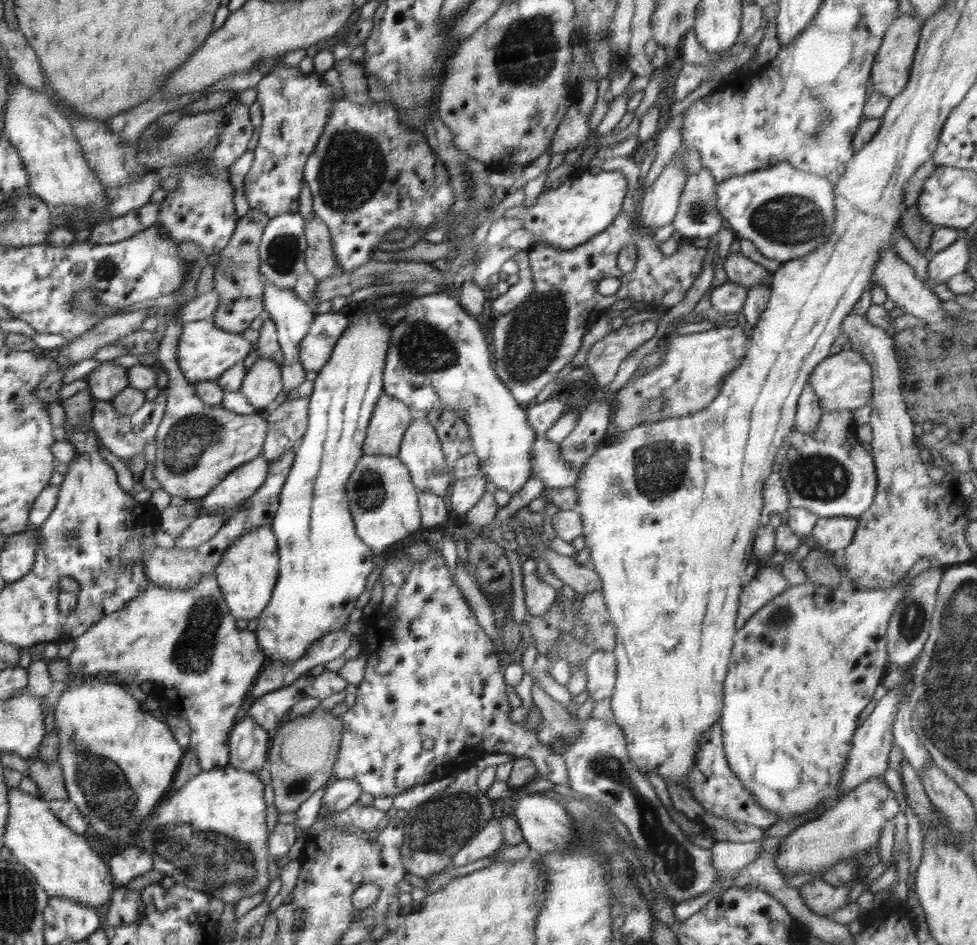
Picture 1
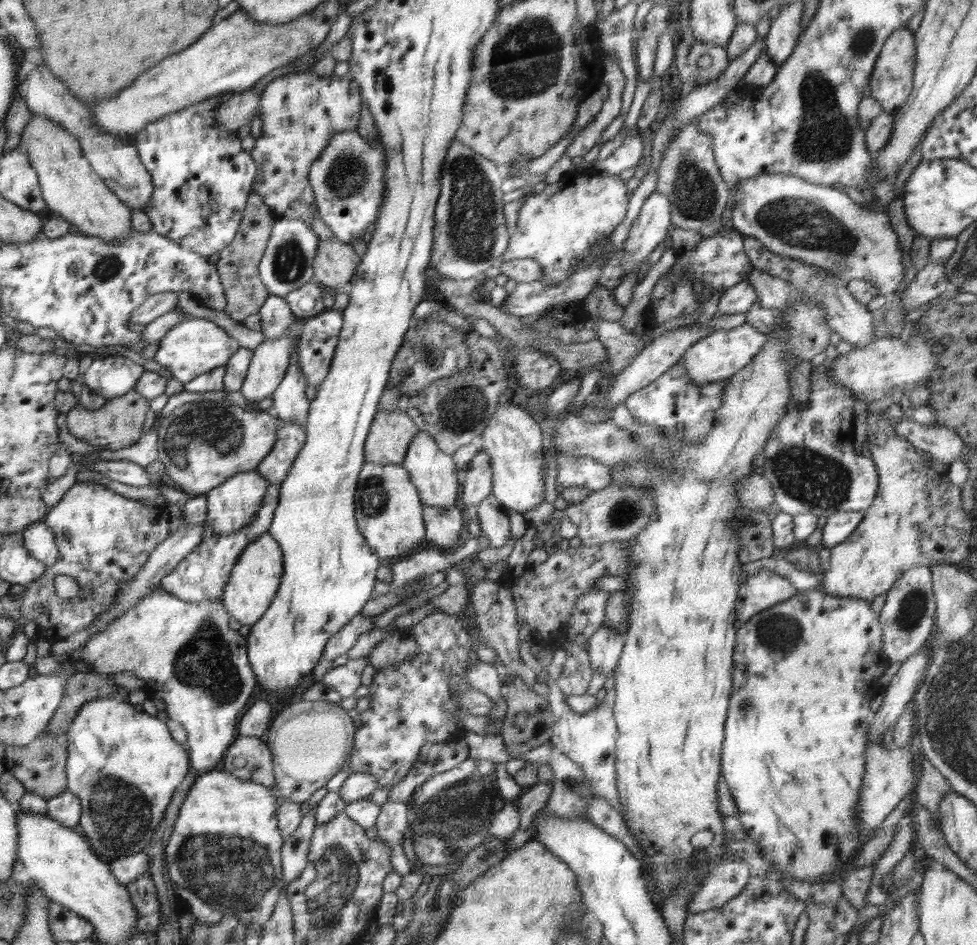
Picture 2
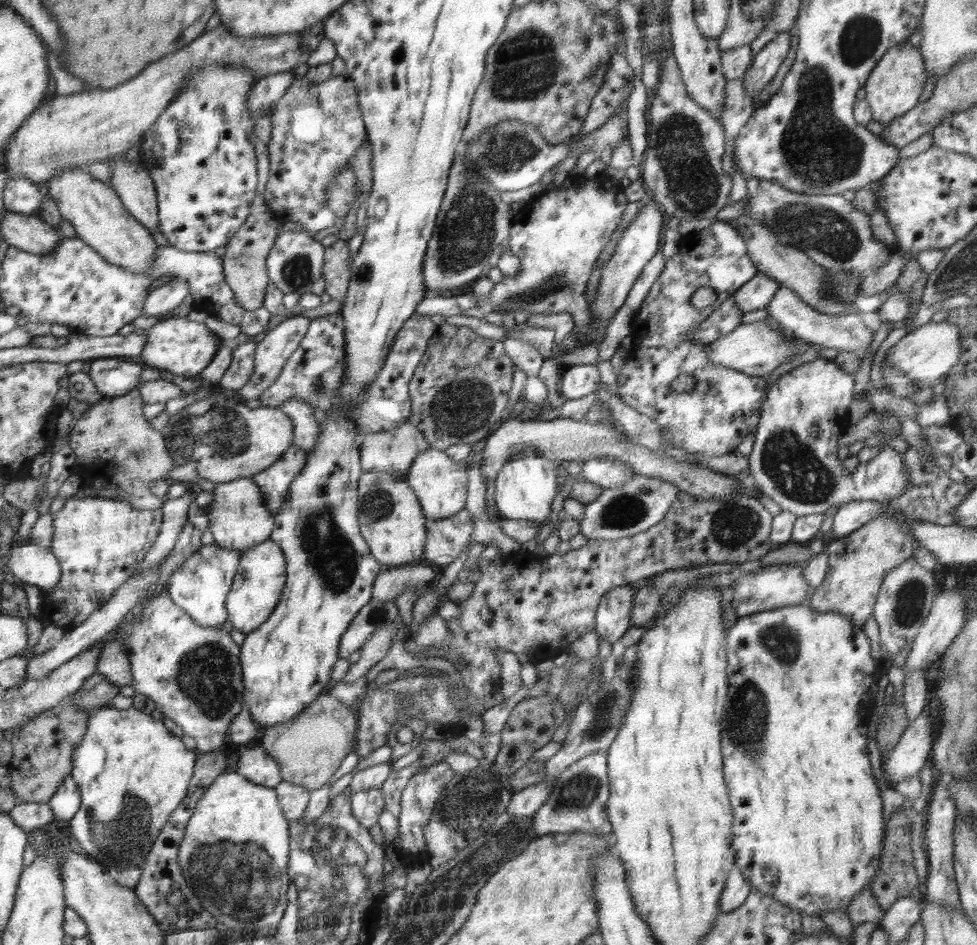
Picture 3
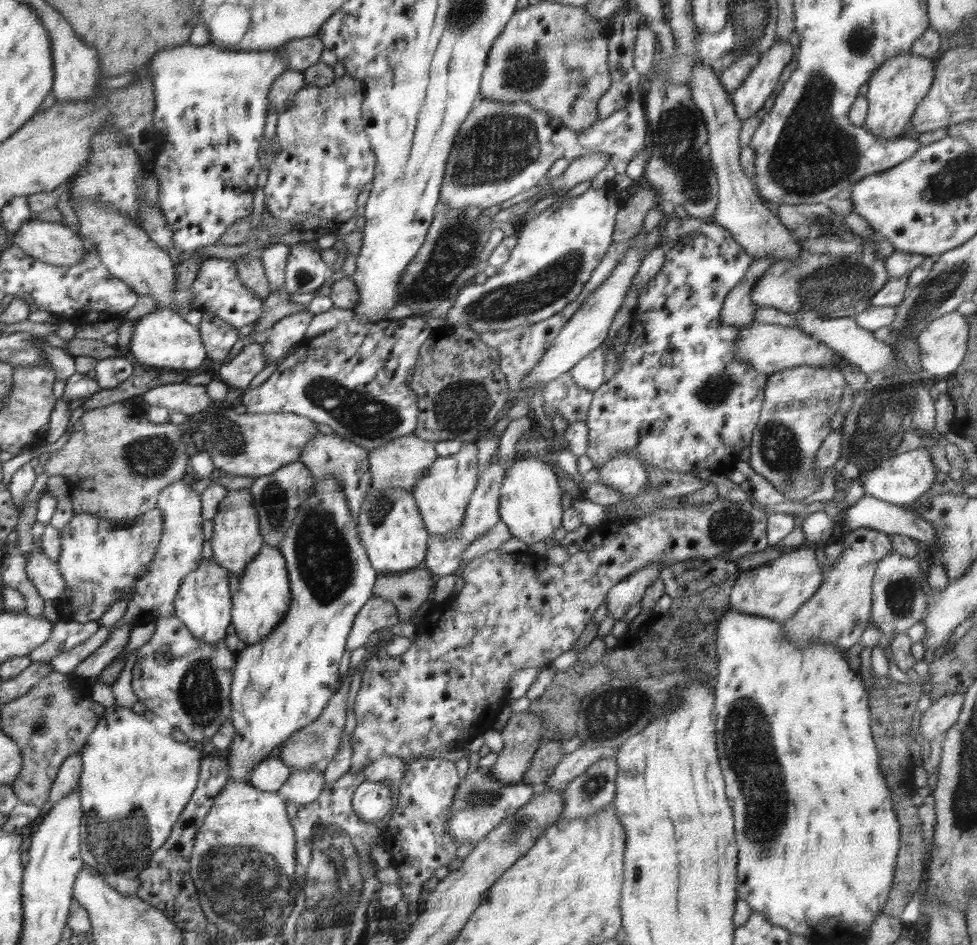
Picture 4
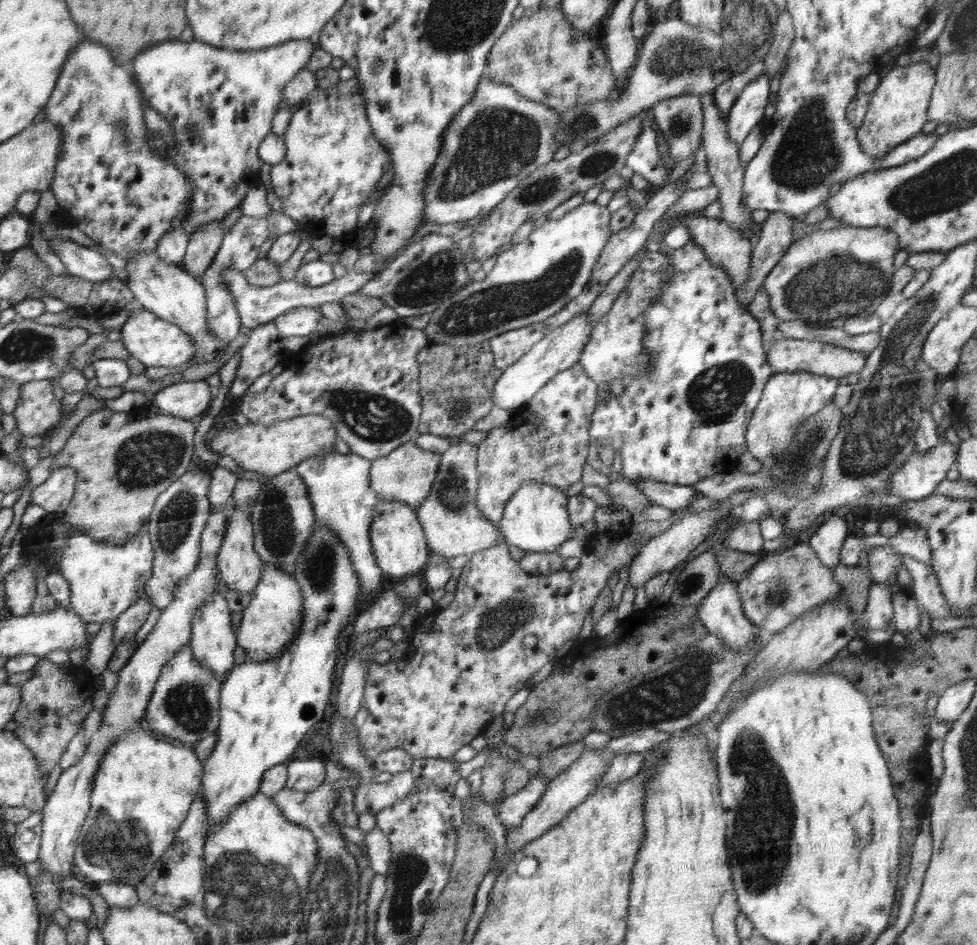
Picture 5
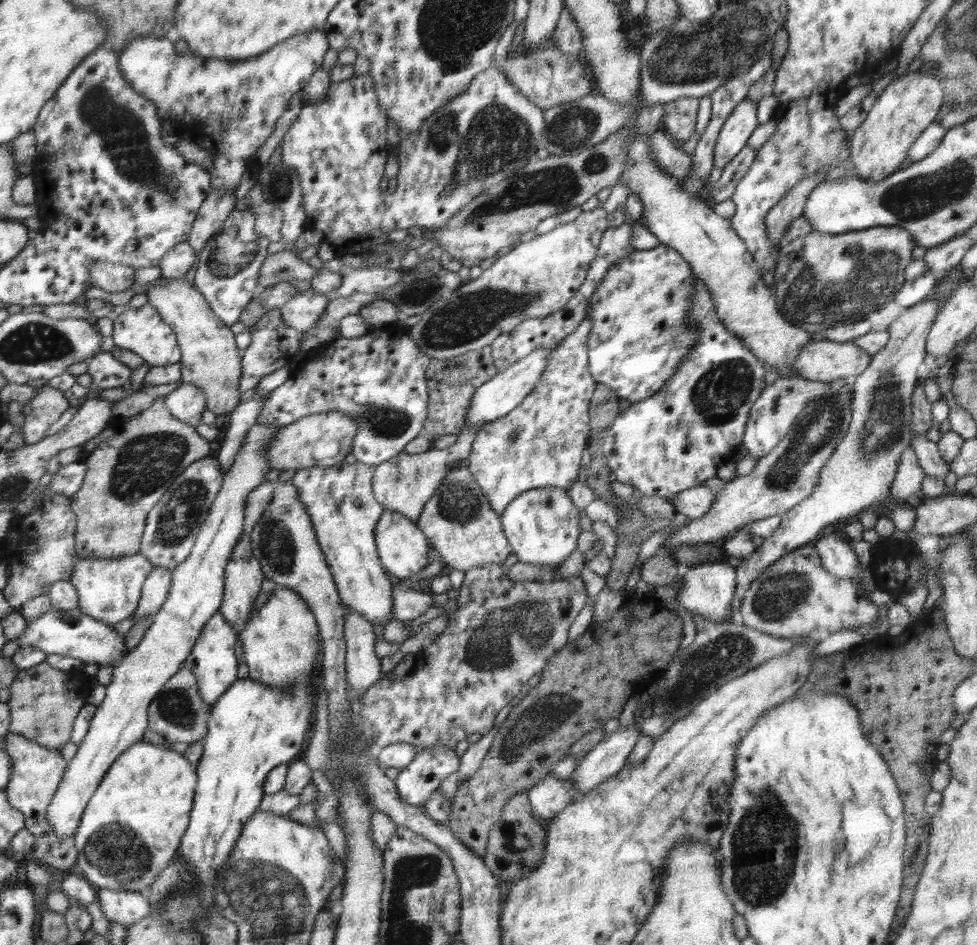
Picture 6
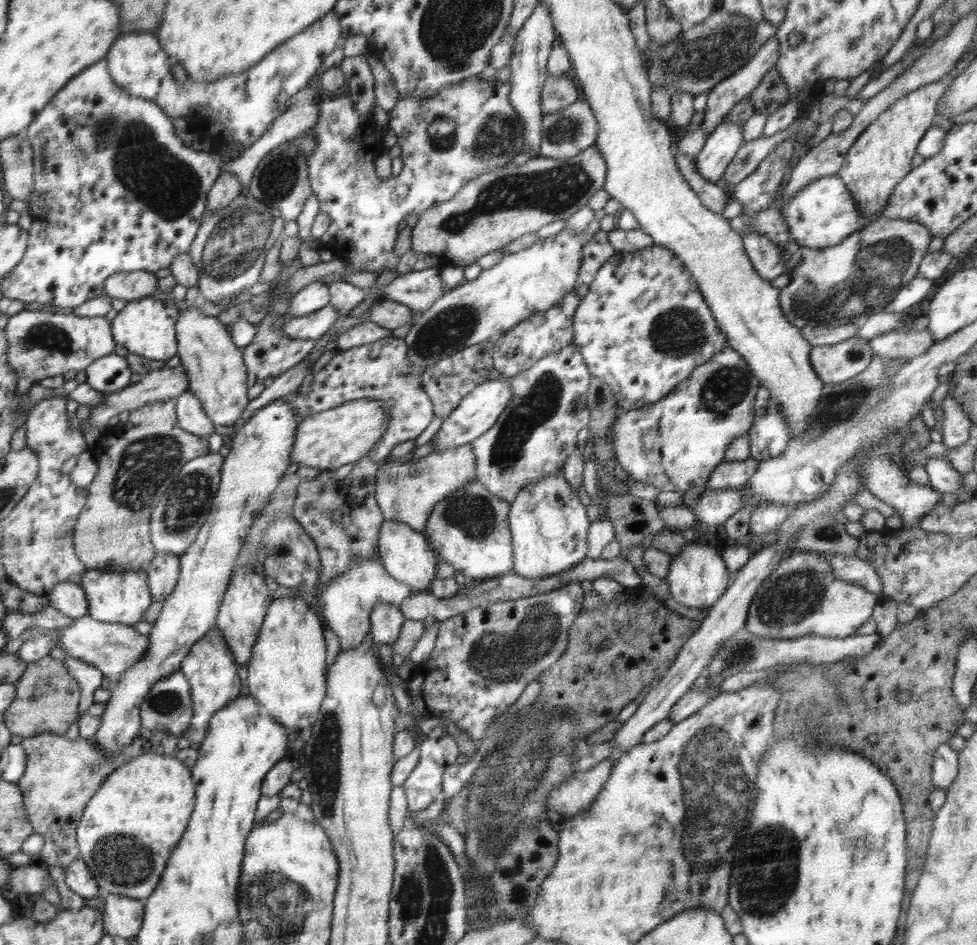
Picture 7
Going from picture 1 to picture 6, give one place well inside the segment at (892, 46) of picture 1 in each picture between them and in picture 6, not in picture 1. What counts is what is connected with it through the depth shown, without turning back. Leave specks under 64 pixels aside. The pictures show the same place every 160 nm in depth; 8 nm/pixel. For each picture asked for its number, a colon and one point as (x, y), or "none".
2: (891, 82)
3: (895, 85)
4: (898, 86)
5: (898, 108)
6: (879, 145)

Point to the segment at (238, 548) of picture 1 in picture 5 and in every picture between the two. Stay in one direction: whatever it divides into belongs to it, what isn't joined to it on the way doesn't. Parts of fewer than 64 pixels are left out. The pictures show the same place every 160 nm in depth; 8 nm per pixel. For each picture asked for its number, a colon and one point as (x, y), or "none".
2: (255, 580)
3: (262, 575)
4: (262, 600)
5: (271, 621)

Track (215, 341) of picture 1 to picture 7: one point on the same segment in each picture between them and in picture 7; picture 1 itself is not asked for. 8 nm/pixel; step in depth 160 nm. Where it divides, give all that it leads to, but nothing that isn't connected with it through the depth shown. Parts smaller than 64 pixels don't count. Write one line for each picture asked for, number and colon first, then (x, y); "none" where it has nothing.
2: (194, 346)
3: (184, 347)
4: (163, 338)
5: (150, 339)
6: (142, 330)
7: (146, 327)

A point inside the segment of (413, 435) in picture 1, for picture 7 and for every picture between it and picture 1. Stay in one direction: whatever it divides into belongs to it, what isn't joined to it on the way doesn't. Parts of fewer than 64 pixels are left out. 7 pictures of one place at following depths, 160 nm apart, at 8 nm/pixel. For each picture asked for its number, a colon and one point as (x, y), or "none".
2: (433, 472)
3: (440, 484)
4: (443, 493)
5: (453, 525)
6: (461, 526)
7: (469, 529)

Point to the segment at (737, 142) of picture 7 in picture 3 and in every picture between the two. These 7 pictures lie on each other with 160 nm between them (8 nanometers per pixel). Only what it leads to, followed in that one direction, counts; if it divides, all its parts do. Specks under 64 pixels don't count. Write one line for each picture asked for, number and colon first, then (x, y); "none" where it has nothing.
3: (765, 65)
4: (749, 98)
5: (749, 108)
6: (736, 131)

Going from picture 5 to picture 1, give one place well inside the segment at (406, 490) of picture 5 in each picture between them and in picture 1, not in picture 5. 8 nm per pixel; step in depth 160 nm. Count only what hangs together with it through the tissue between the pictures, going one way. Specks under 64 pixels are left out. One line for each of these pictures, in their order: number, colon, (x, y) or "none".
1: (391, 417)
2: (389, 435)
3: (395, 450)
4: (401, 463)

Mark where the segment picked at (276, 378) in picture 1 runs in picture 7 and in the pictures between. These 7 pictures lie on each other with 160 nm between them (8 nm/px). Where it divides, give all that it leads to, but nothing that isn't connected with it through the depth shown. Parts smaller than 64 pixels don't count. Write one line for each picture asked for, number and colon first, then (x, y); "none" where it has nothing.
2: (271, 359)
3: (279, 344)
4: (289, 331)
5: (301, 321)
6: (303, 312)
7: (313, 297)

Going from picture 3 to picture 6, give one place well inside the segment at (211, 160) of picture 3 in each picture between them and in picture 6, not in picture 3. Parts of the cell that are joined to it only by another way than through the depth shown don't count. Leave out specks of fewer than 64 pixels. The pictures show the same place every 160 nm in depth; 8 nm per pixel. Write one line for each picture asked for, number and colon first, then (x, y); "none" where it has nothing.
4: (212, 103)
5: (220, 102)
6: (240, 99)

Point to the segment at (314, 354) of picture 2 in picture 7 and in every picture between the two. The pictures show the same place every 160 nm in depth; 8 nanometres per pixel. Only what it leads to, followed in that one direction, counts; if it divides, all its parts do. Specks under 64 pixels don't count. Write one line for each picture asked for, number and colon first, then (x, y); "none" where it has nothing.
3: (314, 372)
4: (330, 378)
5: (373, 416)
6: (379, 380)
7: (380, 370)

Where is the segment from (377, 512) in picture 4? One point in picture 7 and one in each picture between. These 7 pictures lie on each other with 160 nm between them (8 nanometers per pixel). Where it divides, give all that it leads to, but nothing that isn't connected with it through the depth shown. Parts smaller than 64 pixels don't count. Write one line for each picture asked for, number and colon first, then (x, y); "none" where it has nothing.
5: (399, 546)
6: (404, 550)
7: (405, 553)

